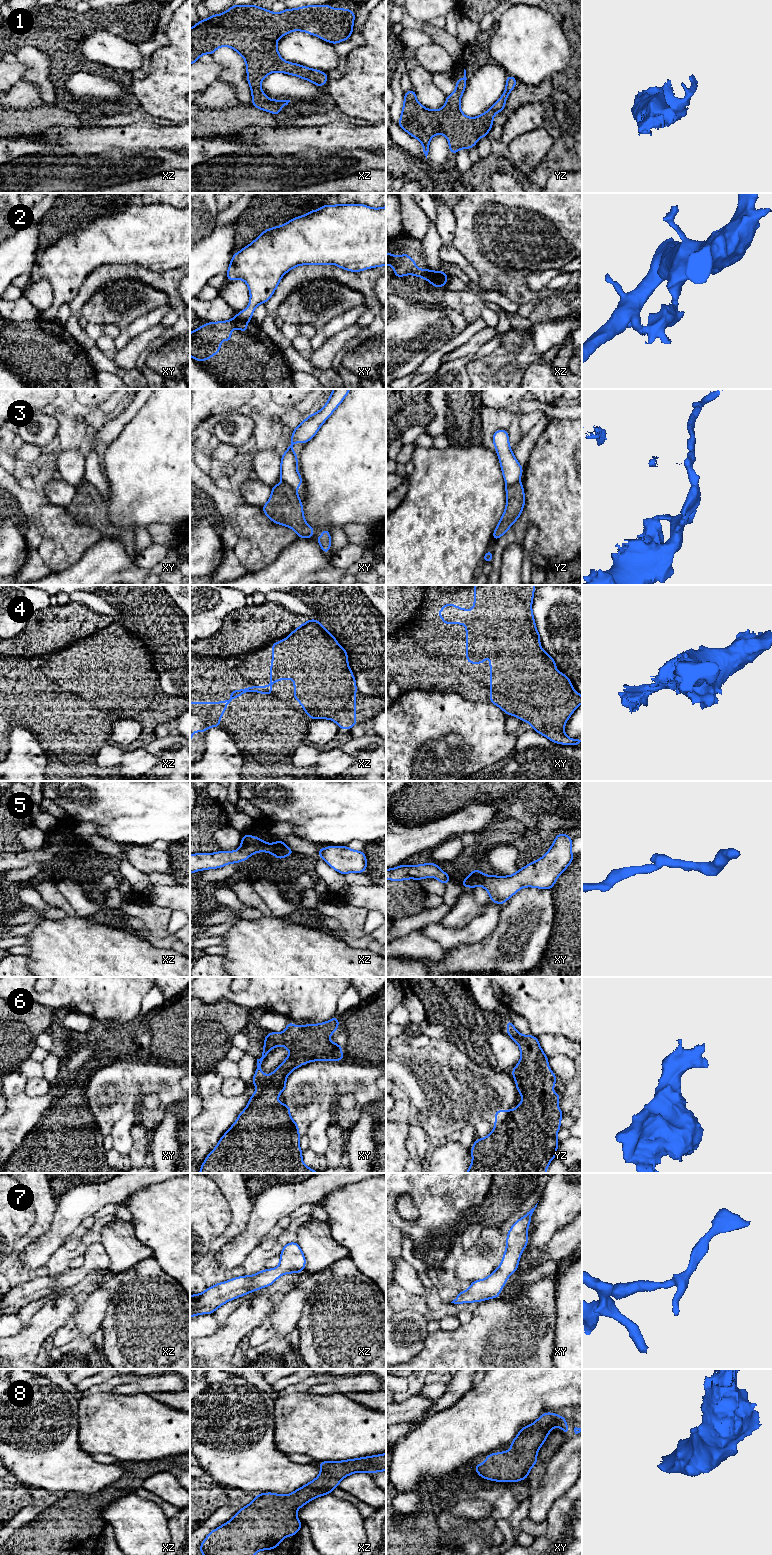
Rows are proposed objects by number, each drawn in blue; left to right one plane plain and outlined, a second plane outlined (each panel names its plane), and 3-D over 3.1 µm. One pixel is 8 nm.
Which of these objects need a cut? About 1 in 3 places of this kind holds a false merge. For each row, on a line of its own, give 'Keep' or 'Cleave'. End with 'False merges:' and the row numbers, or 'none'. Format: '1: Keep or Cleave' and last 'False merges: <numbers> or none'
1: Keep
2: Cleave
3: Cleave
4: Keep
5: Keep
6: Keep
7: Keep
8: Keep
False merges: 2, 3

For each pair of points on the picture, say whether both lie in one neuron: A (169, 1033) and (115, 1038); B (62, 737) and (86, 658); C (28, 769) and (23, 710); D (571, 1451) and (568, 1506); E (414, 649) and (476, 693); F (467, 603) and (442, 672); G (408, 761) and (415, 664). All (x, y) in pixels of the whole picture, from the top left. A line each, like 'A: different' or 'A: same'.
A: same
B: same
C: different
D: different
E: same
F: same
G: different

